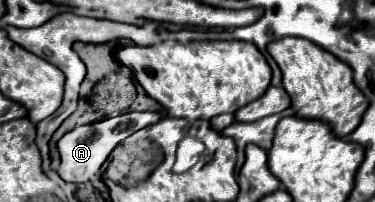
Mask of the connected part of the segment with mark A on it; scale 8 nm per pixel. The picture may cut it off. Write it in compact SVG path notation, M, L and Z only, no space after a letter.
M145 111L145 113L123 113L123 115L117 115L117 117L109 117L109 119L103 119L103 121L97 121L97 123L79 125L79 127L71 129L57 143L59 153L61 153L61 167L57 169L57 173L61 175L61 179L71 181L71 183L87 183L93 175L101 173L103 163L109 159L113 149L123 139L127 139L129 135L133 135L135 131L139 131L139 129L143 129L147 125L157 123L159 119L161 119L159 113L151 113L151 111Z

